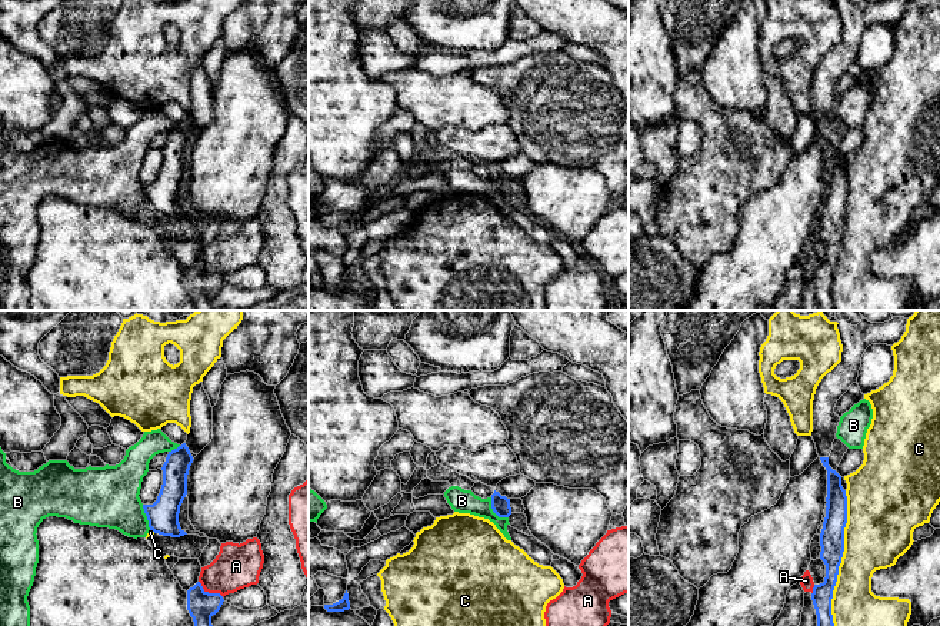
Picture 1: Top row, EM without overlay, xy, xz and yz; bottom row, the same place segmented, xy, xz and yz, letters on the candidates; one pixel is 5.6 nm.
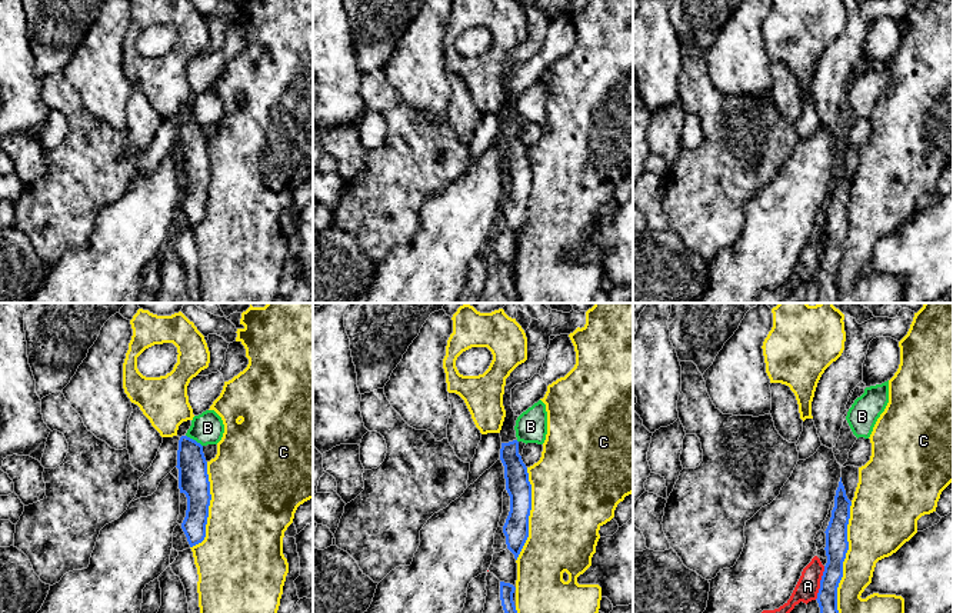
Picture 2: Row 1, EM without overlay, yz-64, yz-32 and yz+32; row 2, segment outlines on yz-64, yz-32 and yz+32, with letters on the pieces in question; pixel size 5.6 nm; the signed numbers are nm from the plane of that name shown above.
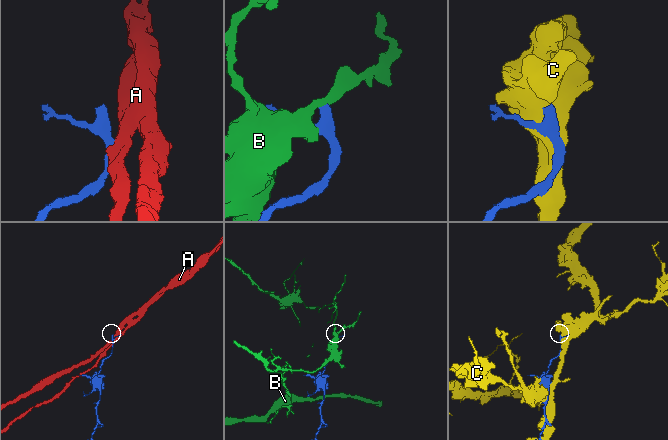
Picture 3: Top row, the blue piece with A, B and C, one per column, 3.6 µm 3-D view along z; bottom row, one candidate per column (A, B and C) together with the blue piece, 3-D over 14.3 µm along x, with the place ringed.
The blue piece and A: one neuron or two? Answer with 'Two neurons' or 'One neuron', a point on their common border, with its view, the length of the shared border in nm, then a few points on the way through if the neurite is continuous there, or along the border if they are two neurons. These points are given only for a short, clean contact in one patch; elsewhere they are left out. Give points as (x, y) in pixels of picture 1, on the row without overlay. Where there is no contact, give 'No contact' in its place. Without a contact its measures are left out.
Two neurons. Touches blue at xy (210, 273). Shared border 170 nm. Boundary: xy (199, 260), (206, 270), (219, 272), (223, 276)

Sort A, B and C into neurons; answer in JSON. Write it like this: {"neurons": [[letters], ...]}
{"neurons": [["A"], ["B"], ["C"]]}

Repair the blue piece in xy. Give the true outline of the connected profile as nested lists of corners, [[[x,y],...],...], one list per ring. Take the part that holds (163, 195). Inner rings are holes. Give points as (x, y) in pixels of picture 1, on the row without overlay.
[[[200,61],[193,67],[190,80],[191,107],[187,120],[169,131],[163,150],[163,164],[153,184],[143,184],[149,207],[171,217],[187,214],[179,203],[180,186],[187,174],[187,154],[193,133],[199,134],[213,119],[213,87]]]

